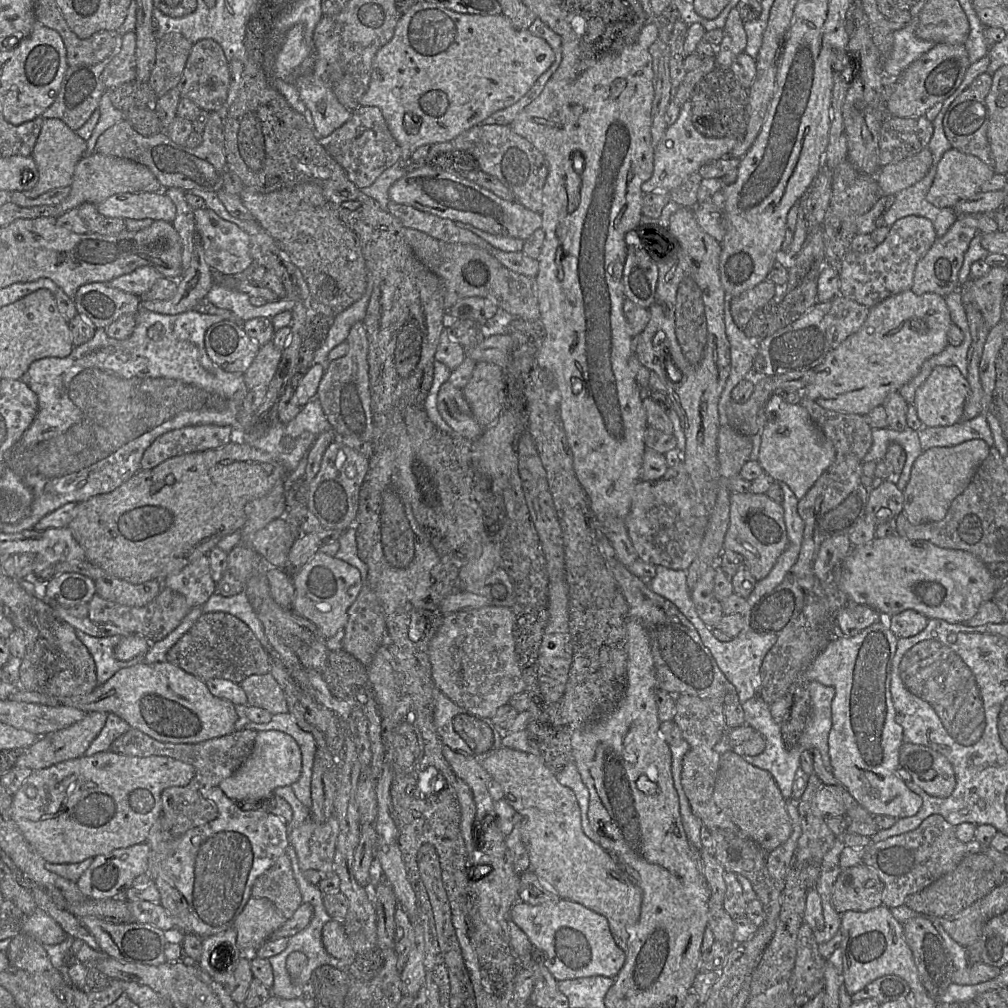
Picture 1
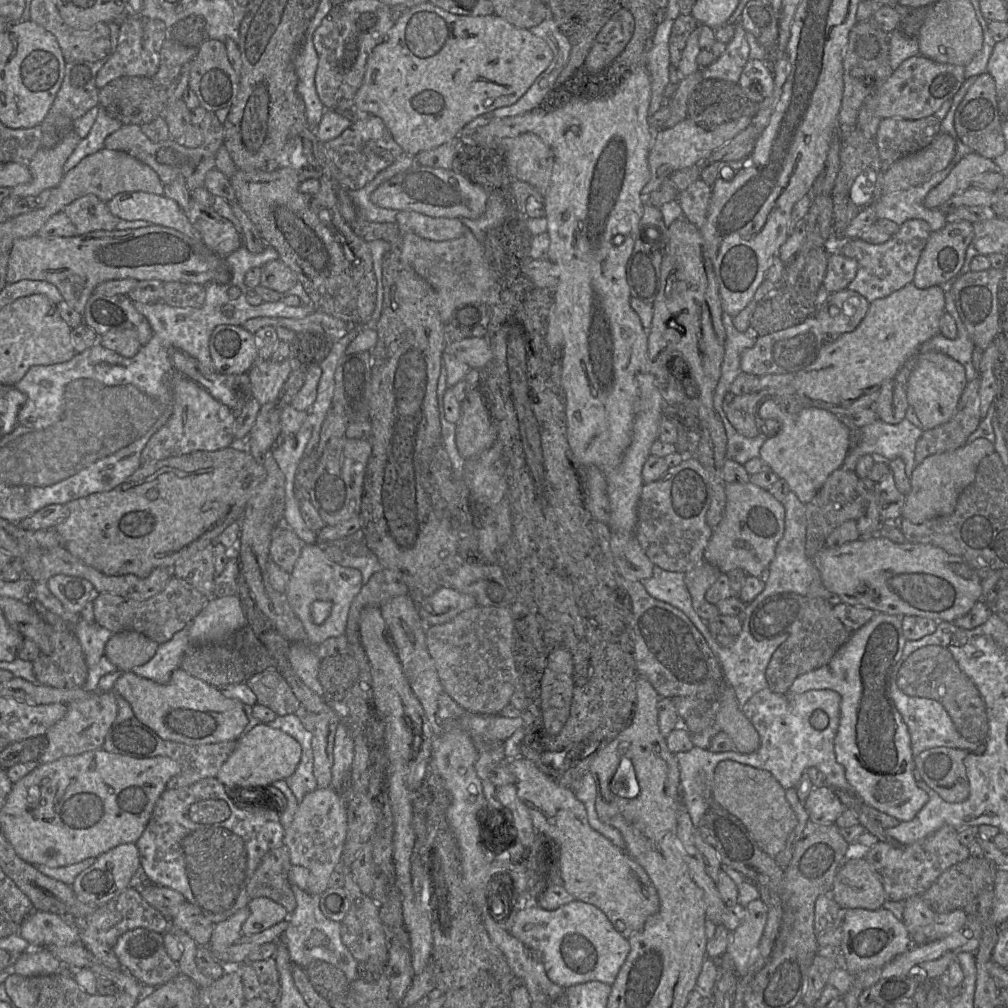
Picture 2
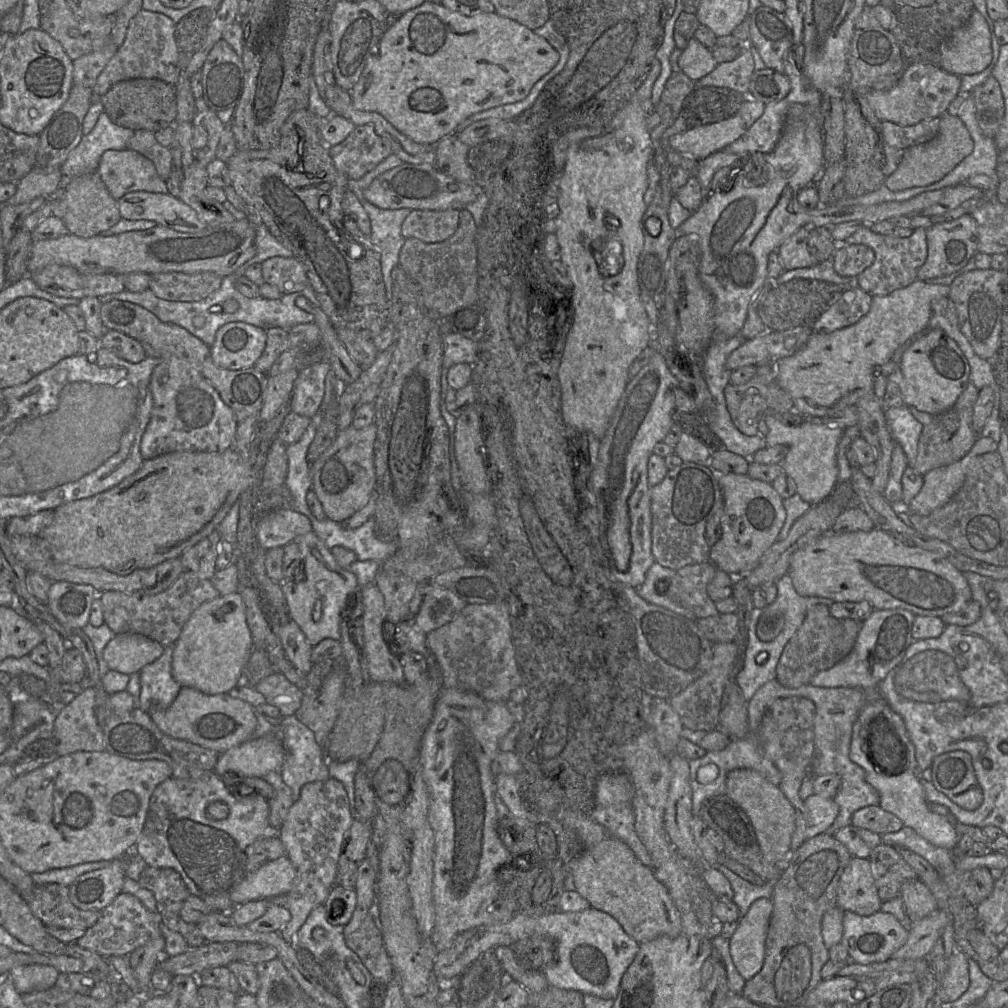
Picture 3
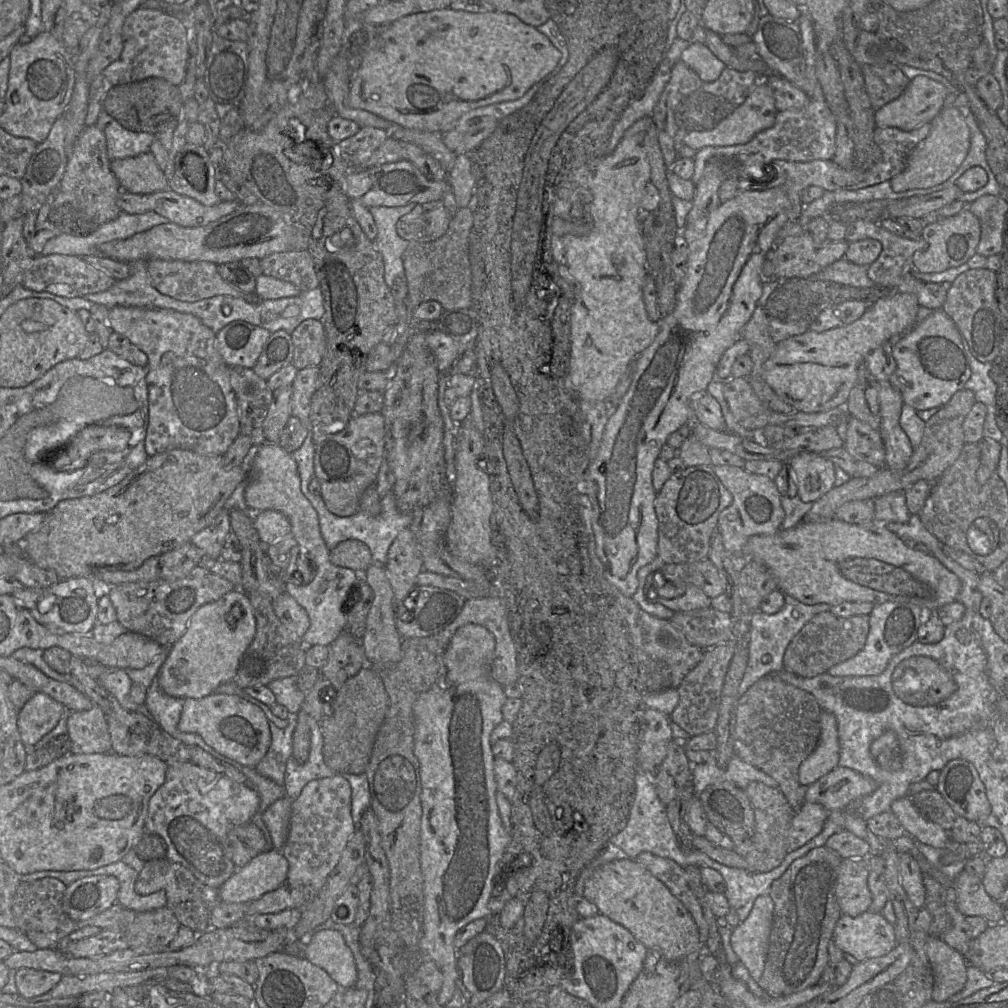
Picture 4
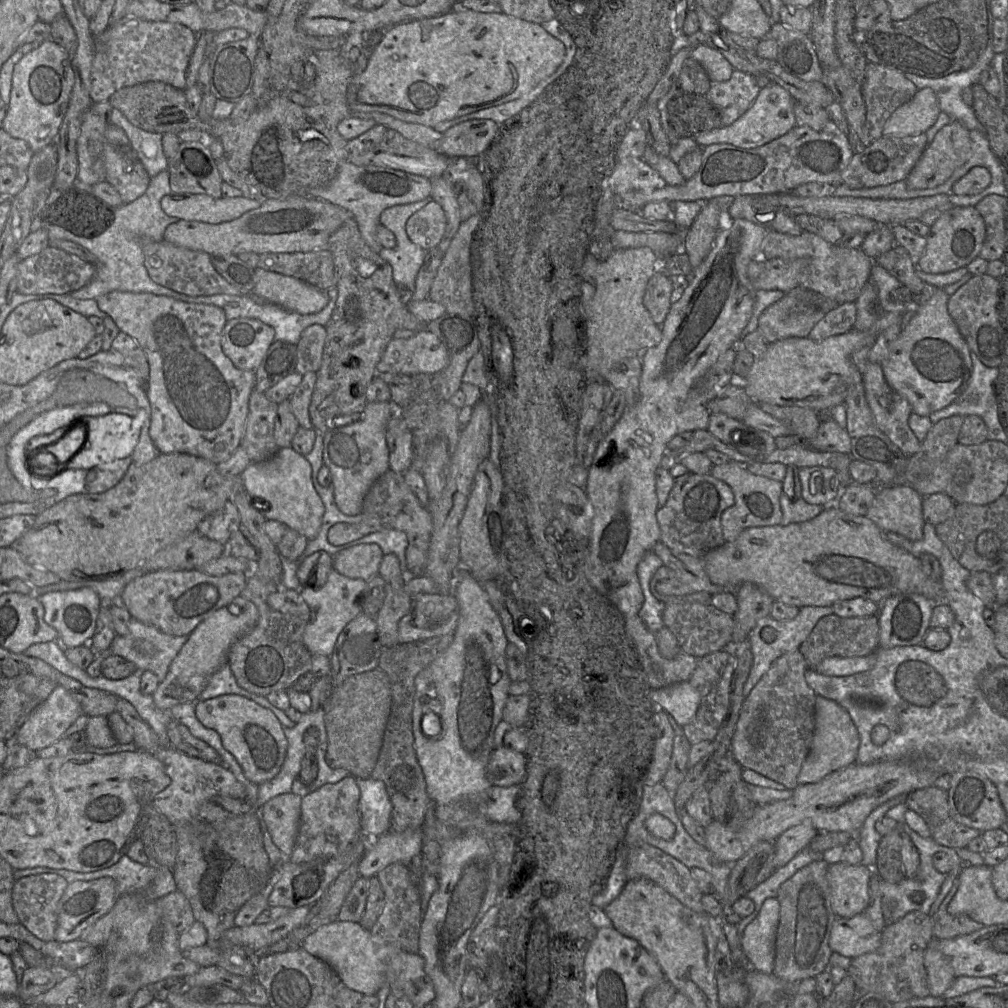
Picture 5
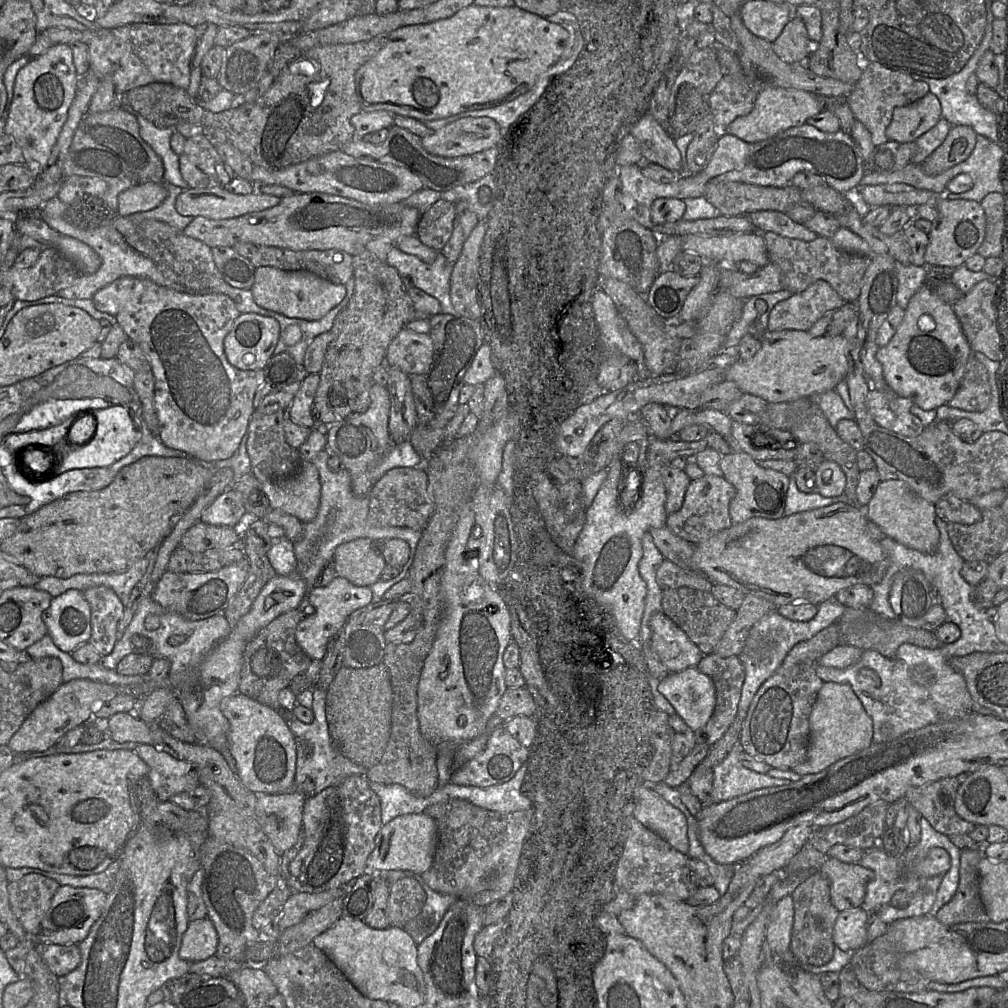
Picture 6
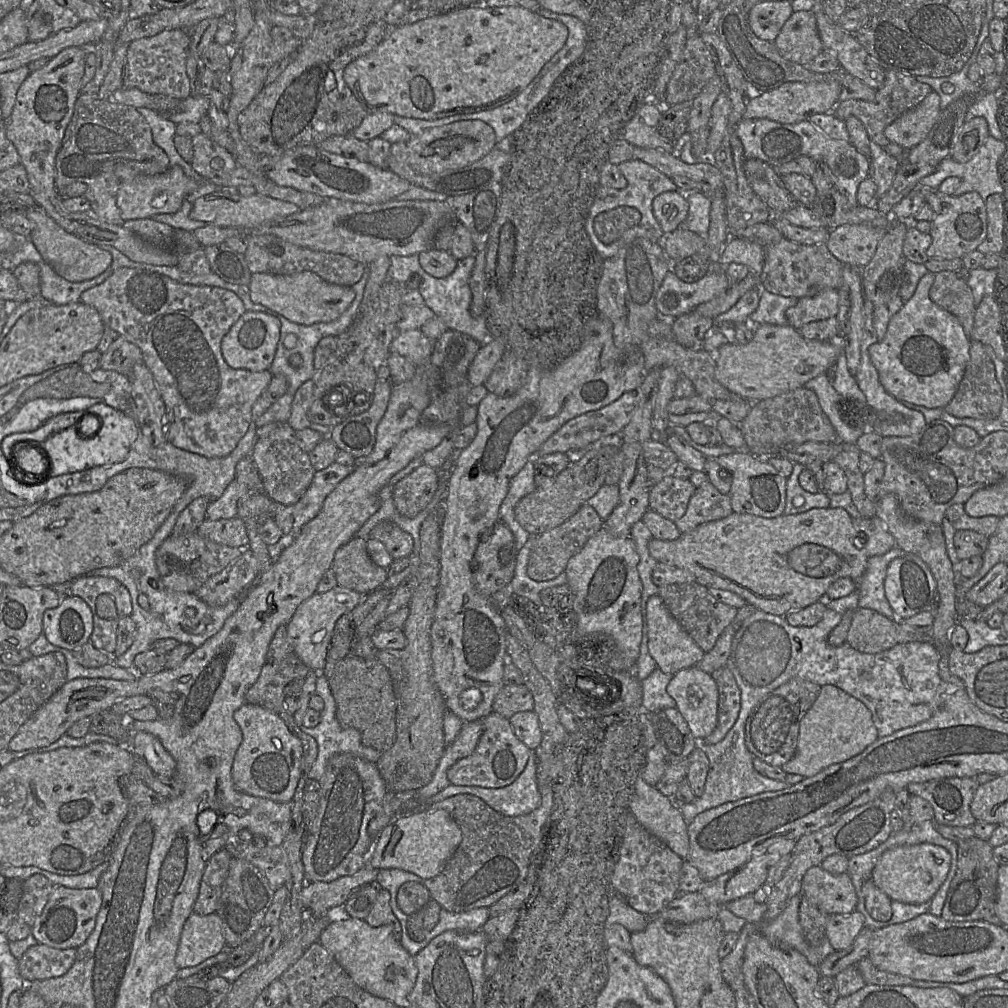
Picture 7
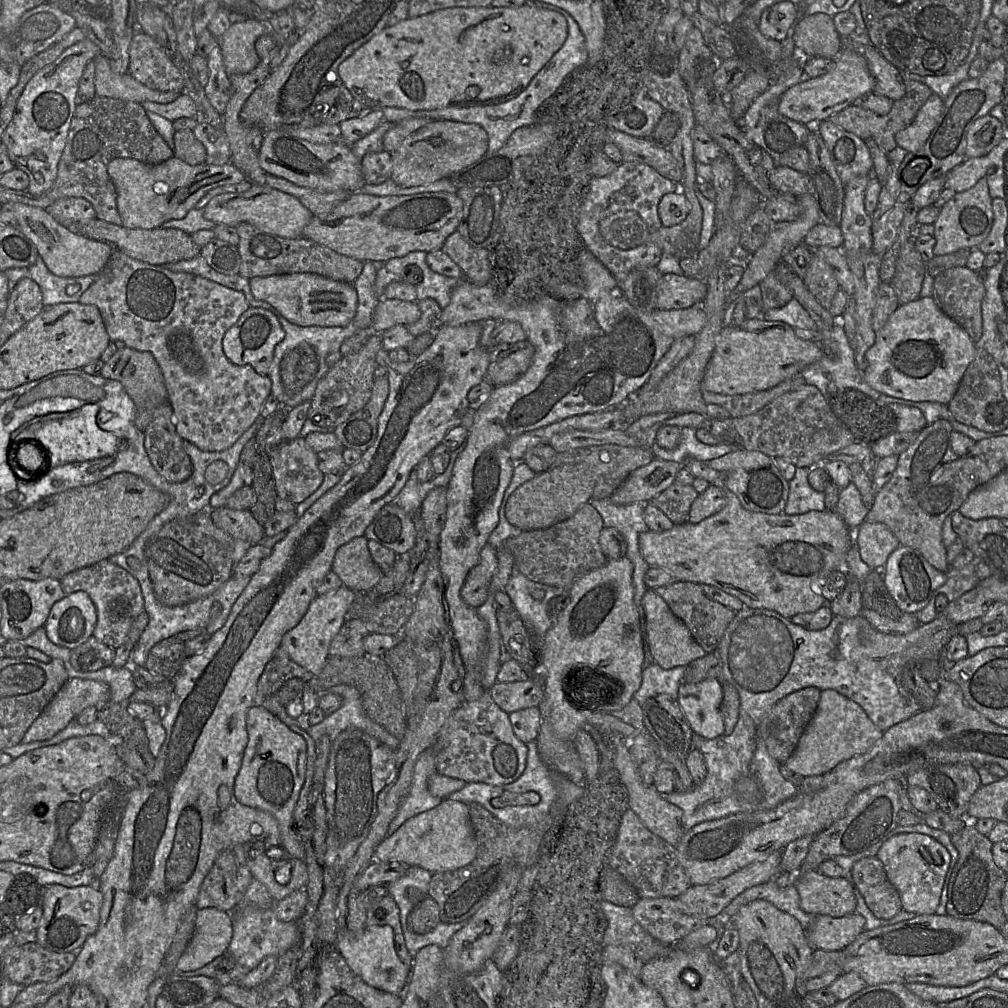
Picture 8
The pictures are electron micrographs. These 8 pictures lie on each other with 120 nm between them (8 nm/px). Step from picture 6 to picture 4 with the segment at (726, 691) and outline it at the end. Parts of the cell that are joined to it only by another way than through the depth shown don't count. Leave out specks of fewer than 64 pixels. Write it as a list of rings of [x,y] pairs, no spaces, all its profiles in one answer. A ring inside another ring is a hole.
[[[724,642],[705,650],[703,659],[685,676],[677,688],[679,702],[670,714],[672,724],[680,726],[690,736],[715,730],[722,689],[733,654],[734,645],[732,642]]]

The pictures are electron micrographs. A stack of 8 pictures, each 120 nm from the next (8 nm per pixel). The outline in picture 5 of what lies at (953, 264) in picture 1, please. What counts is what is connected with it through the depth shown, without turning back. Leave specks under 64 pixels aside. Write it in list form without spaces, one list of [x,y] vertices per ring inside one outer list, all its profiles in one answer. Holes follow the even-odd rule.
[[[954,206],[930,226],[925,248],[915,265],[925,273],[944,273],[966,267],[979,255],[984,238],[985,224],[975,206]]]

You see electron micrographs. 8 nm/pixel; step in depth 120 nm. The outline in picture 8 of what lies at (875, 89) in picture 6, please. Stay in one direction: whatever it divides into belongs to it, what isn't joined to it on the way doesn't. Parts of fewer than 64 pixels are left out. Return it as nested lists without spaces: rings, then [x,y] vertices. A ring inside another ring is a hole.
[[[905,76],[904,85],[905,95],[901,99],[893,101],[891,110],[886,115],[878,115],[871,110],[850,105],[832,115],[829,118],[829,121],[836,126],[855,134],[862,140],[872,139],[884,153],[888,153],[897,146],[895,135],[910,125],[918,110],[933,94],[932,90],[926,84]]]

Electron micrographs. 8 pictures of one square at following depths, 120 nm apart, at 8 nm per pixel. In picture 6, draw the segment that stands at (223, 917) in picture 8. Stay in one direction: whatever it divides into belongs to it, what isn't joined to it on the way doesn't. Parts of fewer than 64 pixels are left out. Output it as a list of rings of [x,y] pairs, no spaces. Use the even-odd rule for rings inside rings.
[[[207,917],[191,921],[183,933],[179,956],[190,963],[206,960],[215,955],[217,944],[217,932]]]

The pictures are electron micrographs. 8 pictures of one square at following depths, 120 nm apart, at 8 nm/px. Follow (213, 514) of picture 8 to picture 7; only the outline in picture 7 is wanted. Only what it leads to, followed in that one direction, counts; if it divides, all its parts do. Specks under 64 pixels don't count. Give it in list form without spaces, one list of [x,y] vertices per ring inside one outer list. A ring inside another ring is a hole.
[[[238,516],[230,519],[205,519],[197,527],[196,532],[218,544],[244,549],[248,546],[248,535],[243,519]]]

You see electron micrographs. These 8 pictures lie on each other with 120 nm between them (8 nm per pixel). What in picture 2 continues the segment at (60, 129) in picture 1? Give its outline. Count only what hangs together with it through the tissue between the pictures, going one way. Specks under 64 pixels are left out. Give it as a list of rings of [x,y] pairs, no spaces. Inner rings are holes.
[[[72,130],[56,146],[49,149],[40,147],[28,164],[31,180],[11,188],[10,196],[33,197],[39,195],[44,190],[55,188],[64,176],[63,166],[66,160],[72,154],[80,140],[81,138],[79,138],[77,133]]]

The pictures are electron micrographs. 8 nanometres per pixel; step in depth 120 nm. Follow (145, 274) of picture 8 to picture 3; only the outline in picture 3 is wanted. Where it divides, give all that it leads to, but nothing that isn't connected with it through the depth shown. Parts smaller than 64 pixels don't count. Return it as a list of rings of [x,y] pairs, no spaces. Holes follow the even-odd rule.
[[[147,344],[142,347],[146,355],[159,359],[150,379],[152,409],[140,442],[142,458],[149,460],[177,451],[218,452],[231,448],[238,421],[216,389],[188,361],[173,354],[160,354]]]

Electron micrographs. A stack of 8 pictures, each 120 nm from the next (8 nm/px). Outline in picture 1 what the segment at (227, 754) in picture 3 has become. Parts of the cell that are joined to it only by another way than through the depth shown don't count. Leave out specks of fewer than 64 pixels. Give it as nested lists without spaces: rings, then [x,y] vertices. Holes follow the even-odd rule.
[[[259,731],[252,753],[247,760],[219,788],[235,802],[261,800],[273,794],[276,788],[291,786],[301,774],[302,756],[296,741],[288,734],[277,731]]]

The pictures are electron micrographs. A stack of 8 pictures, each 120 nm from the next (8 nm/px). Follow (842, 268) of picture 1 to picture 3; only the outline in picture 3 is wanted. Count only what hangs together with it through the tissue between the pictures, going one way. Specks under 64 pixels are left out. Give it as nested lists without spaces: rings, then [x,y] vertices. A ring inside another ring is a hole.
[[[862,226],[849,236],[846,244],[863,244],[870,247],[875,254],[873,263],[857,278],[856,286],[872,296],[884,296],[911,285],[917,279],[919,267],[927,256],[926,229],[913,229],[908,238],[896,238],[874,233],[869,226]]]

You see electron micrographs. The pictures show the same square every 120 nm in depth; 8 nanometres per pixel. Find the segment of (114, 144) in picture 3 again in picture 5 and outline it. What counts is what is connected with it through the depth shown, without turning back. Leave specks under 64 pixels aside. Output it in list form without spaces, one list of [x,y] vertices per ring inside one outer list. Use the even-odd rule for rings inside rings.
[[[117,109],[111,113],[111,124],[122,128],[138,154],[149,176],[168,170],[168,158],[164,155],[162,134],[151,133],[132,125]]]

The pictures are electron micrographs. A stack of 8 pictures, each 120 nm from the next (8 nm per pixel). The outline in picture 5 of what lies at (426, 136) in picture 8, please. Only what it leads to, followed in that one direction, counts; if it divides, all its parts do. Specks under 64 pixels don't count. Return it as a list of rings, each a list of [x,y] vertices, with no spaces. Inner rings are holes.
[[[490,119],[461,122],[446,130],[433,148],[451,159],[478,159],[496,135],[498,126]]]

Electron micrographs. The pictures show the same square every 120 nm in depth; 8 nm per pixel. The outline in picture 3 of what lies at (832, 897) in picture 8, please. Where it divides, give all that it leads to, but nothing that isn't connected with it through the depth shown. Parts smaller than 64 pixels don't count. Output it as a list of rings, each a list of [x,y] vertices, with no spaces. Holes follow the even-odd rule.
[[[852,856],[837,885],[837,906],[844,912],[851,911],[861,916],[870,916],[880,911],[881,905],[869,859]]]

